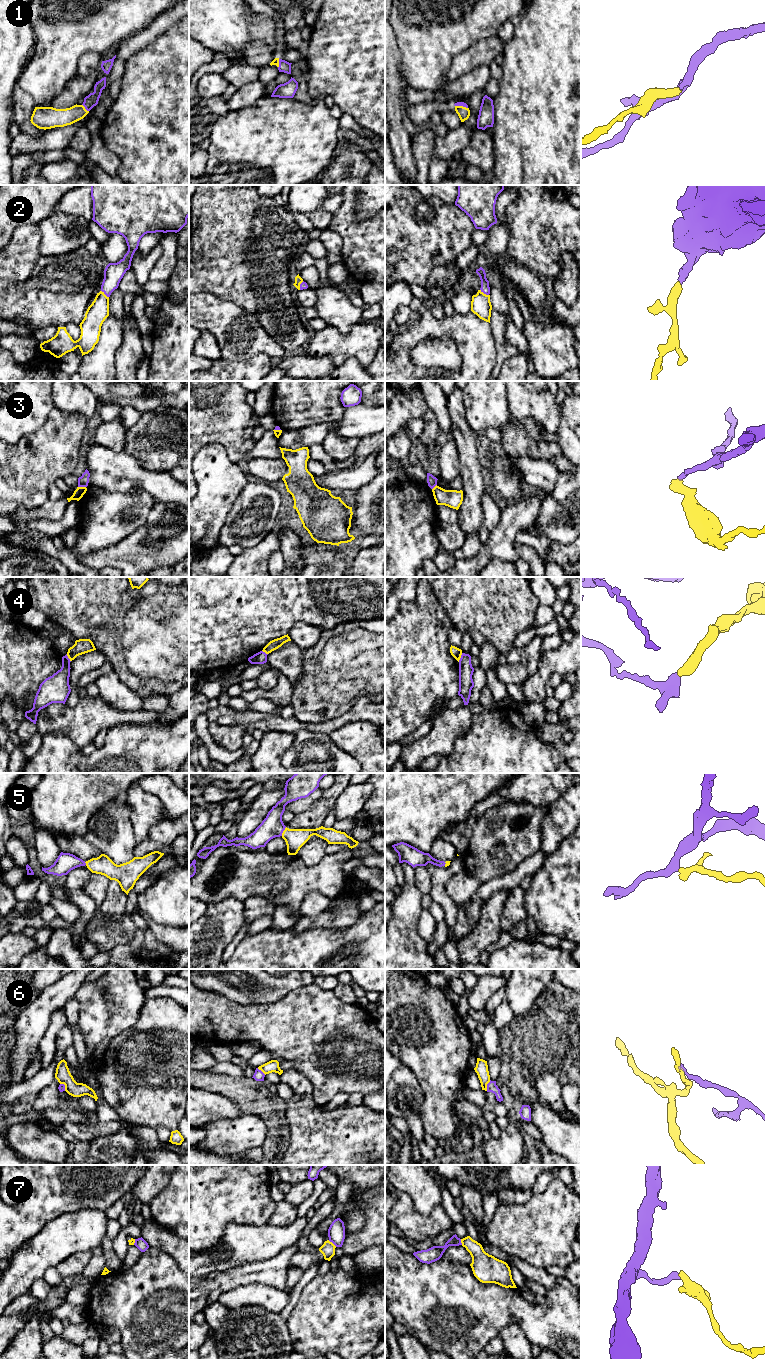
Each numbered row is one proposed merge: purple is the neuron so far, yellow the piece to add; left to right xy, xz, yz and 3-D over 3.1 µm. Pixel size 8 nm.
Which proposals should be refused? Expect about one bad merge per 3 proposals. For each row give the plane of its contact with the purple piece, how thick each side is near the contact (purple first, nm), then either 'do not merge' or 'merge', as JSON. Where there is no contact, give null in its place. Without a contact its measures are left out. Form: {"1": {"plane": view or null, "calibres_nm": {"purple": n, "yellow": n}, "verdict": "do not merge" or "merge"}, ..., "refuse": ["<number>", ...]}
{"1": {"plane": "xy", "calibres_nm": {"purple": 100, "yellow": 140}, "verdict": "merge"}, "2": {"plane": "yz", "calibres_nm": {"purple": 70, "yellow": 160}, "verdict": "merge"}, "3": {"plane": "xy", "calibres_nm": {"purple": 90, "yellow": 80}, "verdict": "do not merge"}, "4": {"plane": "yz", "calibres_nm": {"purple": 120, "yellow": 80}, "verdict": "do not merge"}, "5": {"plane": "xz", "calibres_nm": {"purple": 180, "yellow": 160}, "verdict": "merge"}, "6": {"plane": "yz", "calibres_nm": {"purple": 80, "yellow": 100}, "verdict": "do not merge"}, "7": {"plane": "xz", "calibres_nm": {"purple": 140, "yellow": 110}, "verdict": "do not merge"}, "refuse": ["3", "4", "6", "7"]}

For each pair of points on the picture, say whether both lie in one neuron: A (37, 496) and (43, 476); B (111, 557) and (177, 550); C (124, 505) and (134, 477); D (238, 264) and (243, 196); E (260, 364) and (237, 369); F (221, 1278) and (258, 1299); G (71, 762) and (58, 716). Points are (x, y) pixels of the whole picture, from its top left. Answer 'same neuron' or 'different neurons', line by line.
A: same neuron
B: same neuron
C: different neurons
D: same neuron
E: same neuron
F: different neurons
G: different neurons

